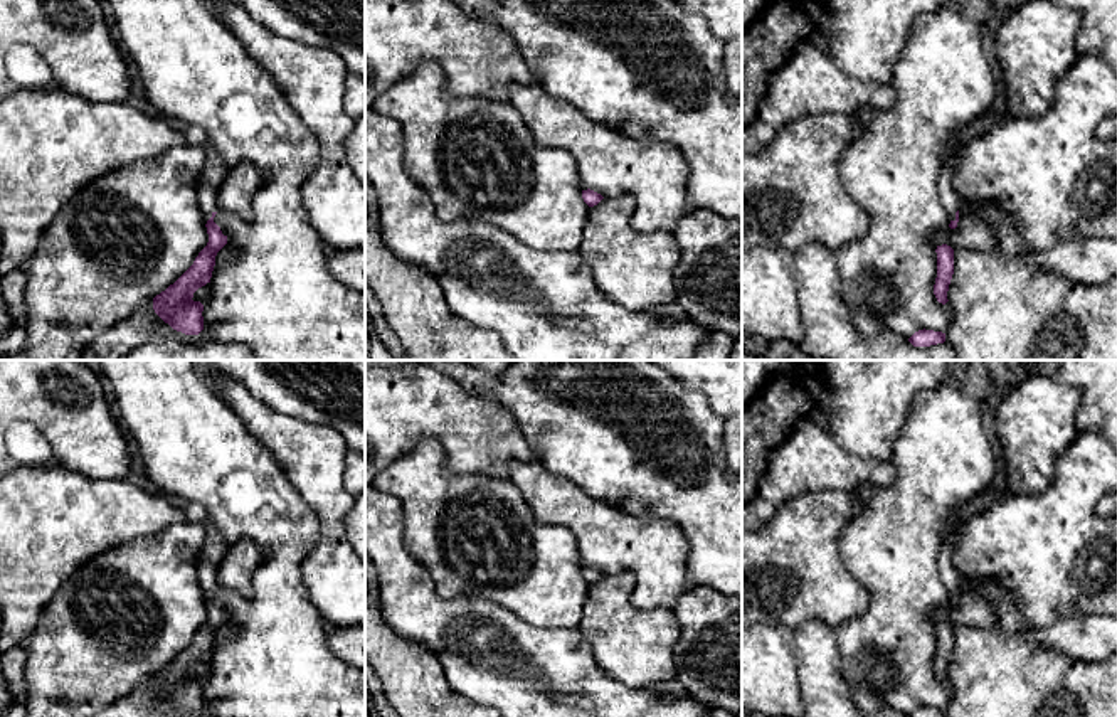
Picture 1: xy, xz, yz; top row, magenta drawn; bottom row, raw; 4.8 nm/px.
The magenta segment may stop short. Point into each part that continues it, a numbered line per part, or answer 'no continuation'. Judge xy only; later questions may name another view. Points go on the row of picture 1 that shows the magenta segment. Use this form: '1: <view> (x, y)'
1: xy (214, 172)

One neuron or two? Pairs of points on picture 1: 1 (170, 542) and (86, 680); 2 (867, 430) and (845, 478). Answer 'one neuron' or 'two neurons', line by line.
1: one neuron
2: two neurons

